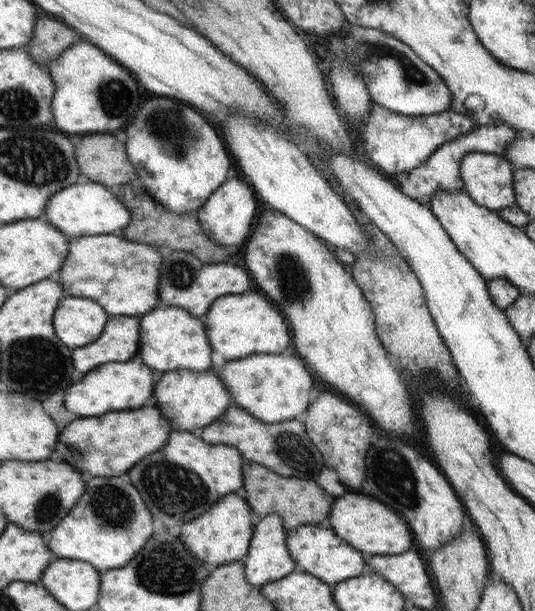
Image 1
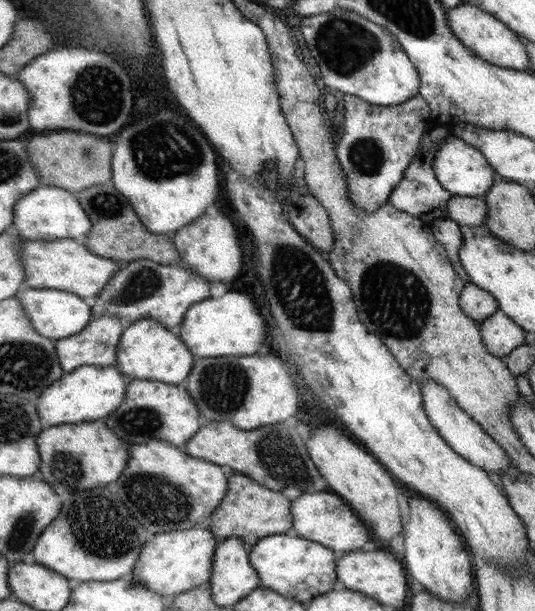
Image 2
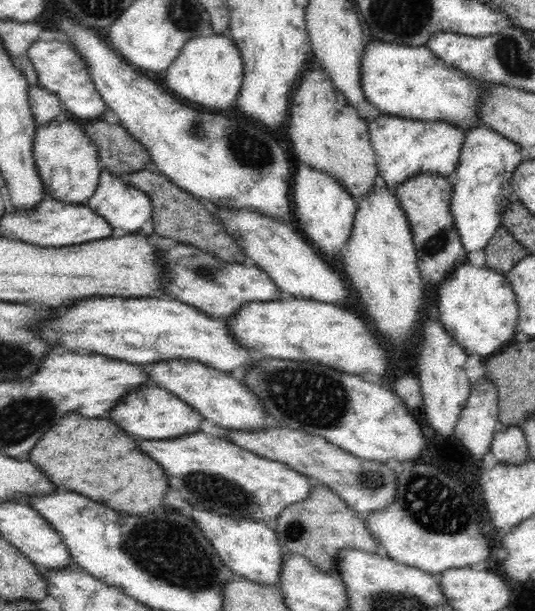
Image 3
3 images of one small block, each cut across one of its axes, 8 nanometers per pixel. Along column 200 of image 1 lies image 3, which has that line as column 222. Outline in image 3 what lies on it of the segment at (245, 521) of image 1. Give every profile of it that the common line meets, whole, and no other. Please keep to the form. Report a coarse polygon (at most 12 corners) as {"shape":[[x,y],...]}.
{"shape":[[192,504],[192,521],[235,576],[281,586],[274,529]]}

